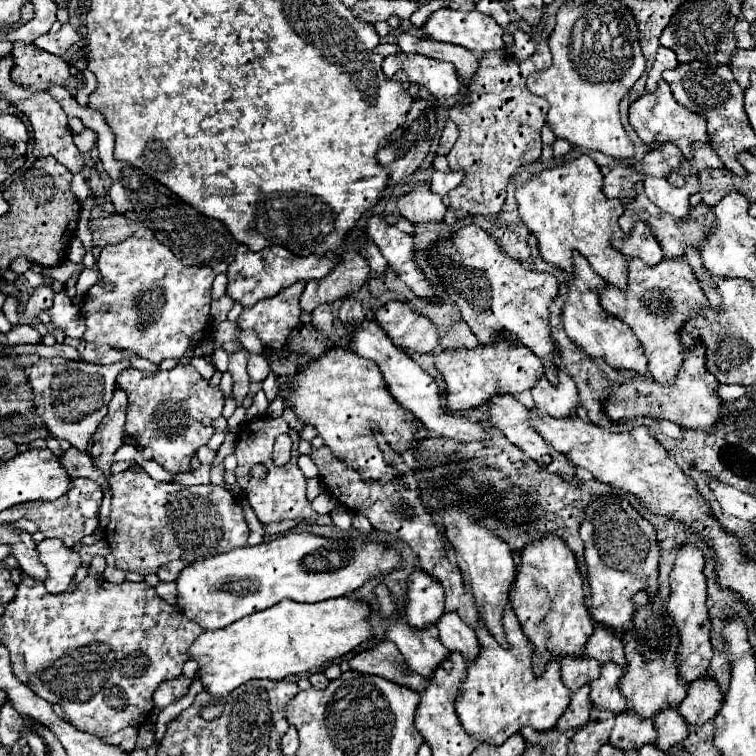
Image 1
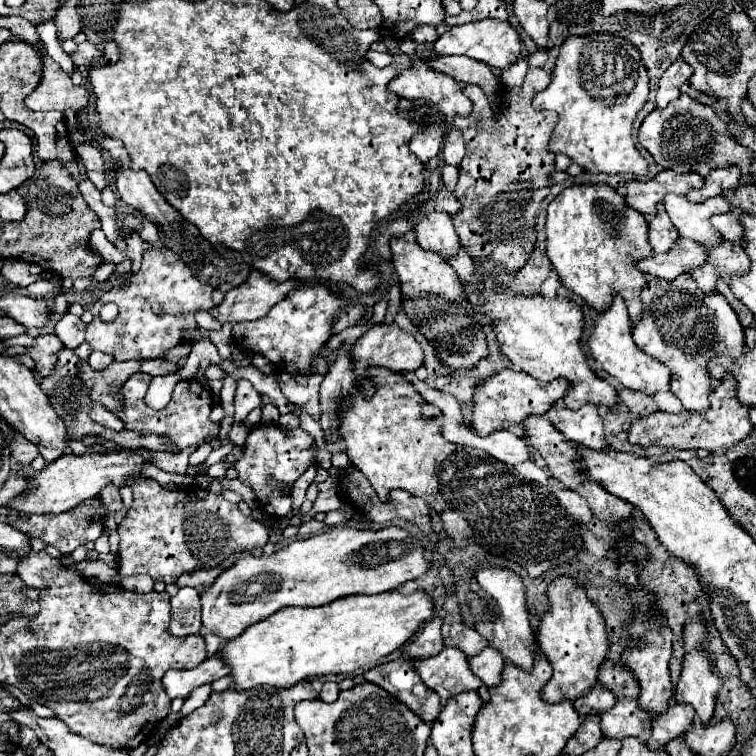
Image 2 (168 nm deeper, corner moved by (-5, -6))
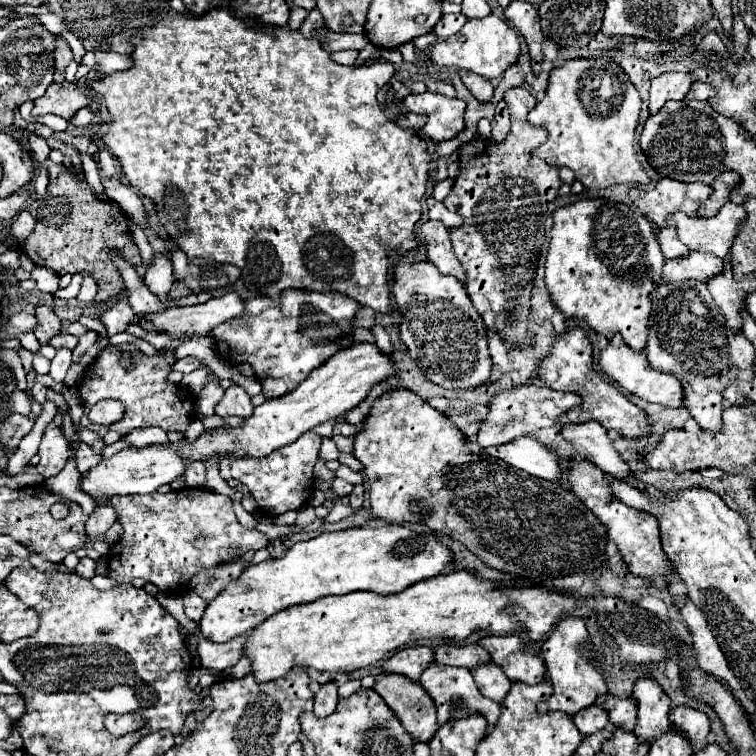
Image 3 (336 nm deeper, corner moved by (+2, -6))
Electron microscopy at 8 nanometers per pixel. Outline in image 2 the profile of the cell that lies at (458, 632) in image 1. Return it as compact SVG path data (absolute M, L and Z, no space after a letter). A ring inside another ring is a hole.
M487 645L485 649L481 649L475 657L467 659L471 665L471 671L485 683L485 685L495 685L495 681L499 681L499 673L505 665L505 659L501 657L501 653Z

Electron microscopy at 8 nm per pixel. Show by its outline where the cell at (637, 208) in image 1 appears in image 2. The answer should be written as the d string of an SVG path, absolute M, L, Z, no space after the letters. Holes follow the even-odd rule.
M657 205L657 215L649 221L649 233L647 233L647 241L651 245L651 249L655 253L665 253L667 249L671 249L671 245L675 243L675 239L679 237L675 225L671 223L671 219L667 217L663 205Z

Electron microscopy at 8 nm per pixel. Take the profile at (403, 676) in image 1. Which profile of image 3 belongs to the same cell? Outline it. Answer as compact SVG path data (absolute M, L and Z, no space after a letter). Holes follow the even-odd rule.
M380 673L376 677L374 691L396 713L414 741L428 743L434 737L434 733L438 731L436 707L422 685L408 681L402 675Z

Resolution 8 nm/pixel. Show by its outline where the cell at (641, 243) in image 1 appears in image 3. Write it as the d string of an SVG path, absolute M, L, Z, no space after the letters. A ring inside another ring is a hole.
M690 253L682 259L672 259L664 263L662 277L666 283L684 281L684 279L696 279L696 281L708 281L724 271L724 259L708 253Z

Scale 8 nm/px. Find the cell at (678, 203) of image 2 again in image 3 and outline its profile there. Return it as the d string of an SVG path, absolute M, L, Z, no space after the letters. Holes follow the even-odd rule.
M728 201L724 209L716 217L688 217L686 213L676 213L672 219L676 221L678 237L692 251L712 253L716 257L728 257L734 237L738 235L738 227L746 217L746 209Z

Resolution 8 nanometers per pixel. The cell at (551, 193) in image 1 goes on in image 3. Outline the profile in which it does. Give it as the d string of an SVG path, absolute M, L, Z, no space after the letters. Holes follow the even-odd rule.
M588 199L556 209L546 257L546 287L556 309L566 319L586 321L590 329L604 335L608 341L620 333L632 351L644 351L648 343L648 319L652 313L650 293L662 283L662 265L664 255L652 233L652 225L628 205L608 199Z

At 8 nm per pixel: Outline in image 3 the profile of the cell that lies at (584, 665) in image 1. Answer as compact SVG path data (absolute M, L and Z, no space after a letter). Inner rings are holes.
M592 705L588 709L582 709L580 713L576 713L576 717L572 717L578 731L582 735L592 735L602 731L608 725L608 715L604 713L604 709L600 709L598 705Z

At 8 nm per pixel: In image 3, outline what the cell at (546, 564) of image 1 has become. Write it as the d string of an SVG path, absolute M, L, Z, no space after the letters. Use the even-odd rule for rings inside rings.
M570 617L570 619L560 621L558 627L548 637L548 641L542 645L542 659L548 669L548 679L552 681L552 687L554 687L554 695L548 701L544 701L544 705L538 705L538 711L542 715L550 711L562 711L566 715L576 715L578 711L594 705L598 695L608 693L602 671L590 659L588 649L584 649L588 645L586 639L588 639L588 631L584 627L584 621Z

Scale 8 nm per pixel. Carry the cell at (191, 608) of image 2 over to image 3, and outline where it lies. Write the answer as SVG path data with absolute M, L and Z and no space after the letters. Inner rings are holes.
M188 593L184 597L184 609L186 609L186 615L192 619L192 621L200 621L202 615L204 615L204 609L206 609L206 601L202 597L198 597L196 593Z

